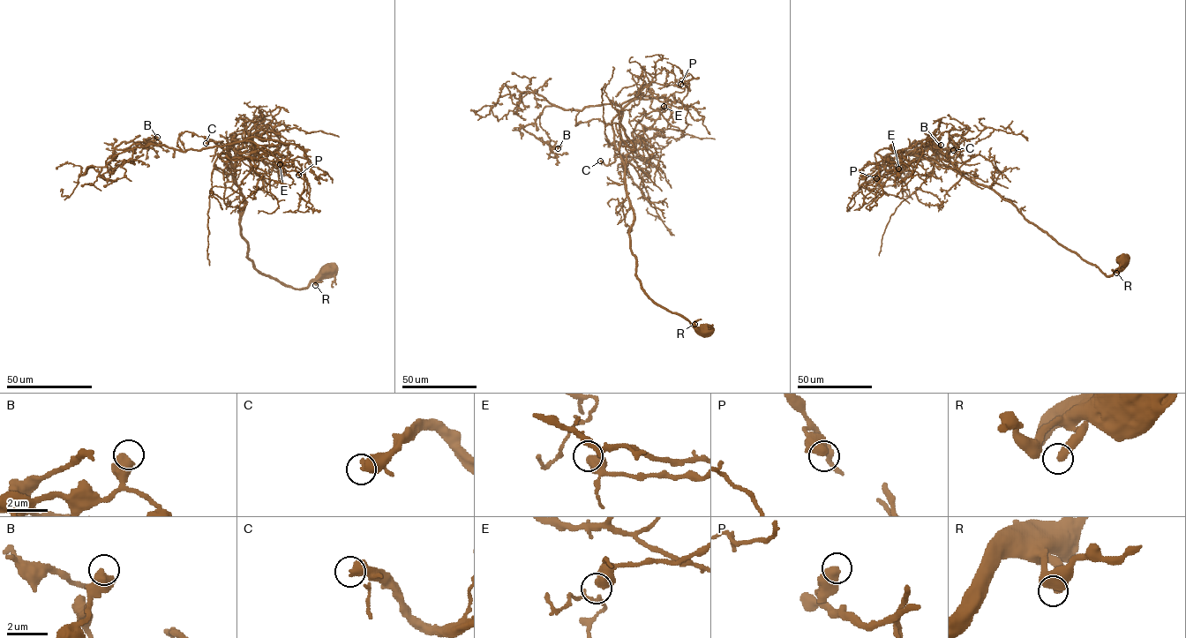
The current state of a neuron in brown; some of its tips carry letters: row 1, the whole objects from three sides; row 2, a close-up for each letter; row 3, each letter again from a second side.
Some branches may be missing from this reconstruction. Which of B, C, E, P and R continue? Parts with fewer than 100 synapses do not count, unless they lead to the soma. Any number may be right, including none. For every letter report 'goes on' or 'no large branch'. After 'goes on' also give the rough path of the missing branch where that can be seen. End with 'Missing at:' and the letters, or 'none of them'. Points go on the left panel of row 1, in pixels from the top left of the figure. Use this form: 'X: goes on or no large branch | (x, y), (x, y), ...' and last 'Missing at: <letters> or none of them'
B: no large branch
C: goes on | (206, 143), (185, 141), (177, 152), (161, 153), (146, 134), (149, 123), (144, 120), (150, 125), (145, 133)
E: no large branch
P: no large branch
R: no large branch
Missing at: C

